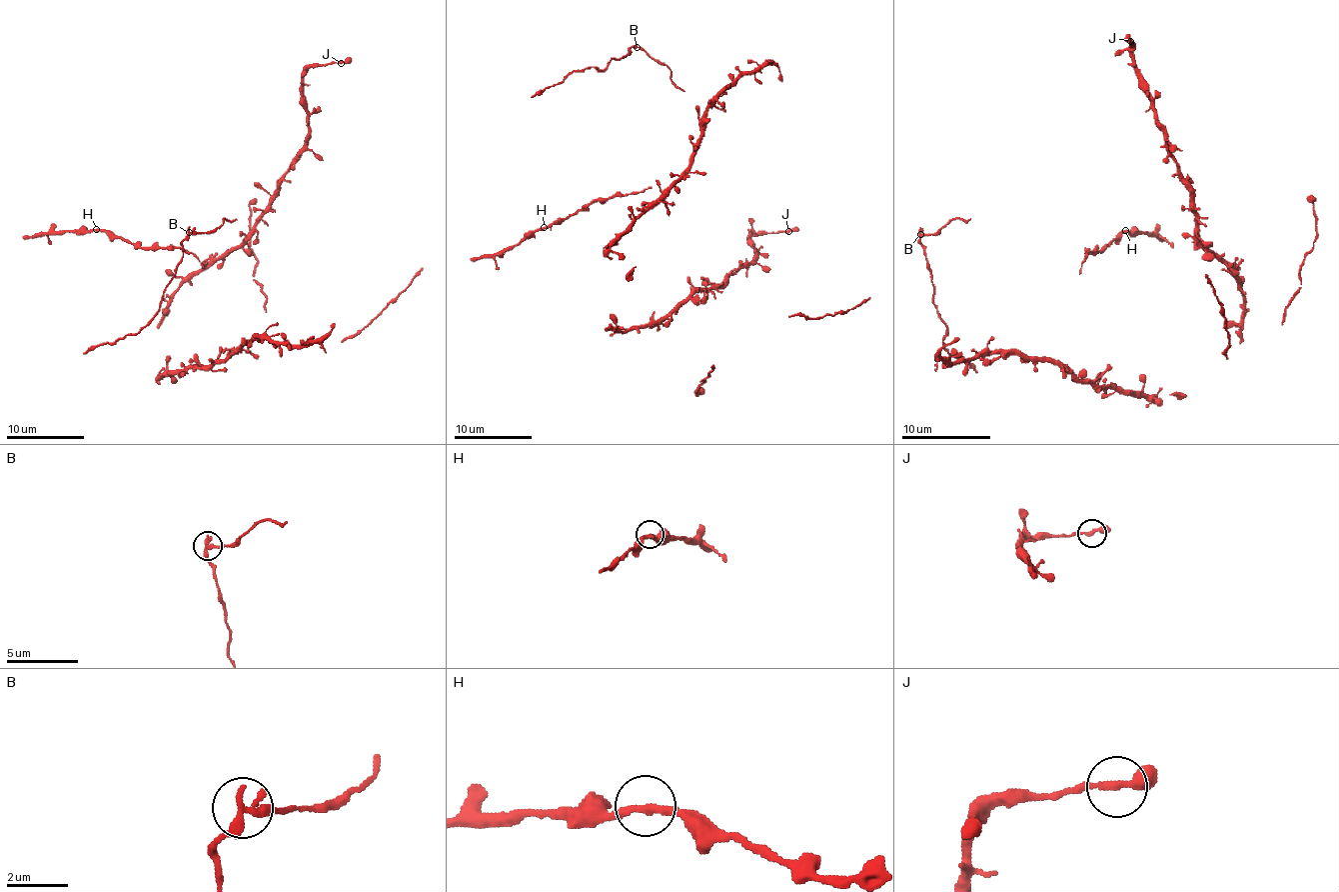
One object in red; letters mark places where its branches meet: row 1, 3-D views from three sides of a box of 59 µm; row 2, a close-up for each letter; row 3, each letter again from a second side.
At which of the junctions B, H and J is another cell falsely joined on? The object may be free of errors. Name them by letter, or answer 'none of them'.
B

